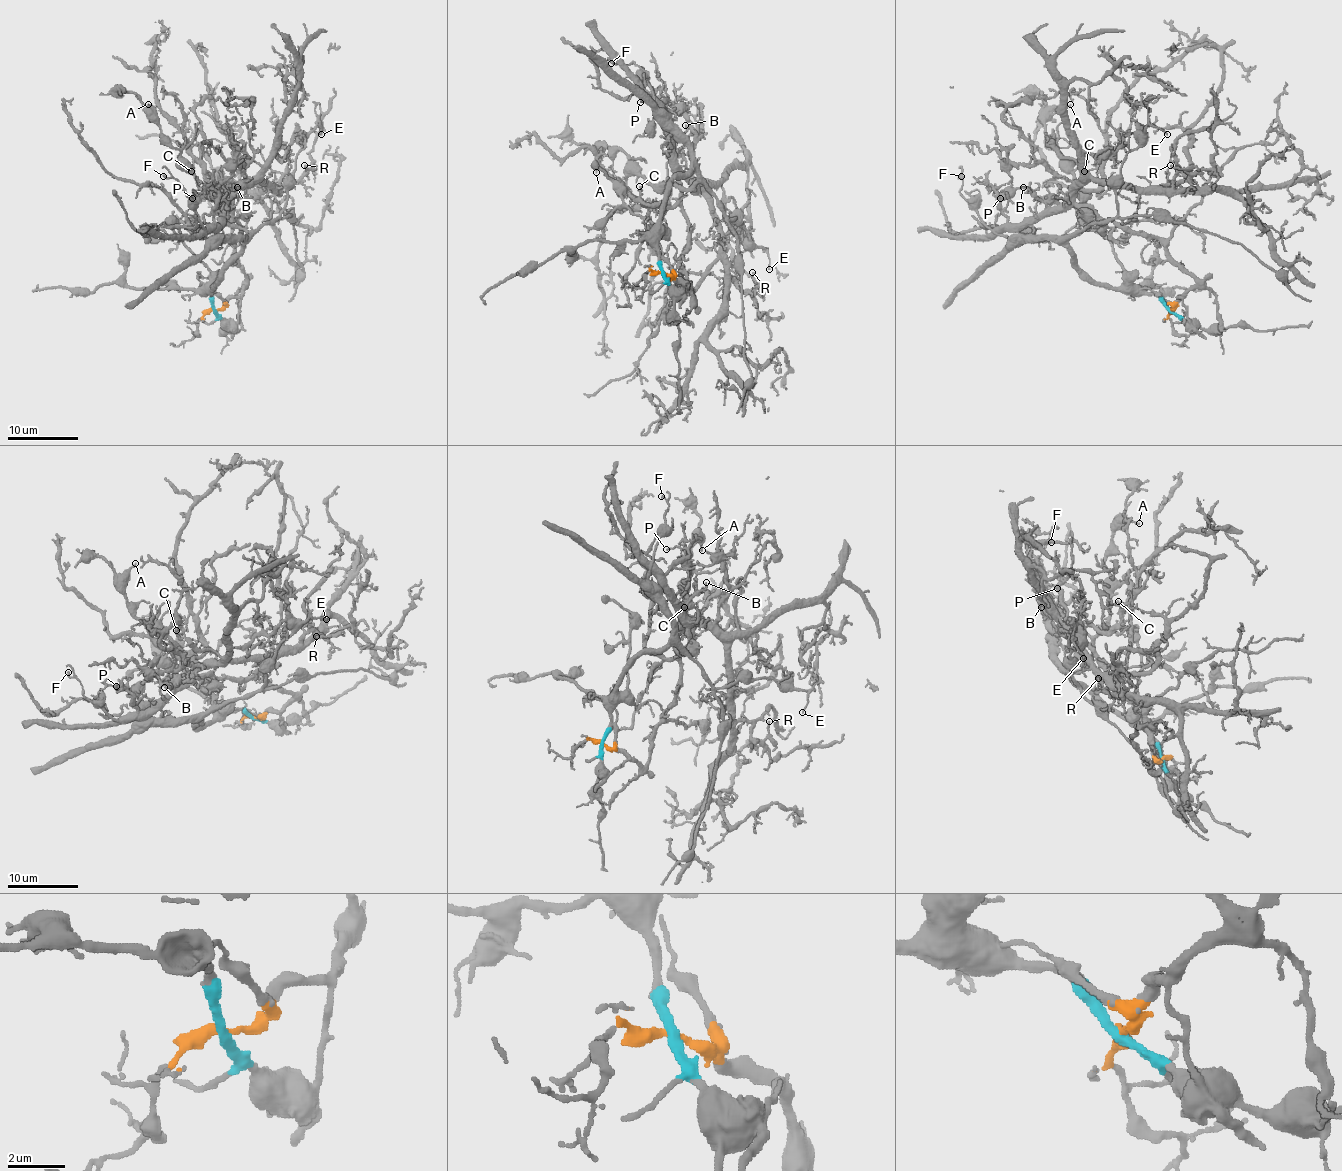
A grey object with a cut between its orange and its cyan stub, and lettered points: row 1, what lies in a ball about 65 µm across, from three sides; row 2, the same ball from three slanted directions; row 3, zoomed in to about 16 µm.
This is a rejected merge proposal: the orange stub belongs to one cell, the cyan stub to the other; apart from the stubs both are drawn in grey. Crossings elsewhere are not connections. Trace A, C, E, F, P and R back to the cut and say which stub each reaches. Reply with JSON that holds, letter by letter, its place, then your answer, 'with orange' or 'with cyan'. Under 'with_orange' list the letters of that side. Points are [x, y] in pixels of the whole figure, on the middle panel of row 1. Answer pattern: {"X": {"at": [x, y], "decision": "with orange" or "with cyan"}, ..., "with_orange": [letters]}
{"A": {"at": [596, 172], "decision": "with cyan"}, "C": {"at": [639, 186], "decision": "with orange"}, "E": {"at": [769, 269], "decision": "with cyan"}, "F": {"at": [611, 63], "decision": "with cyan"}, "P": {"at": [640, 102], "decision": "with cyan"}, "R": {"at": [752, 272], "decision": "with orange"}, "with_orange": ["C", "R"]}

